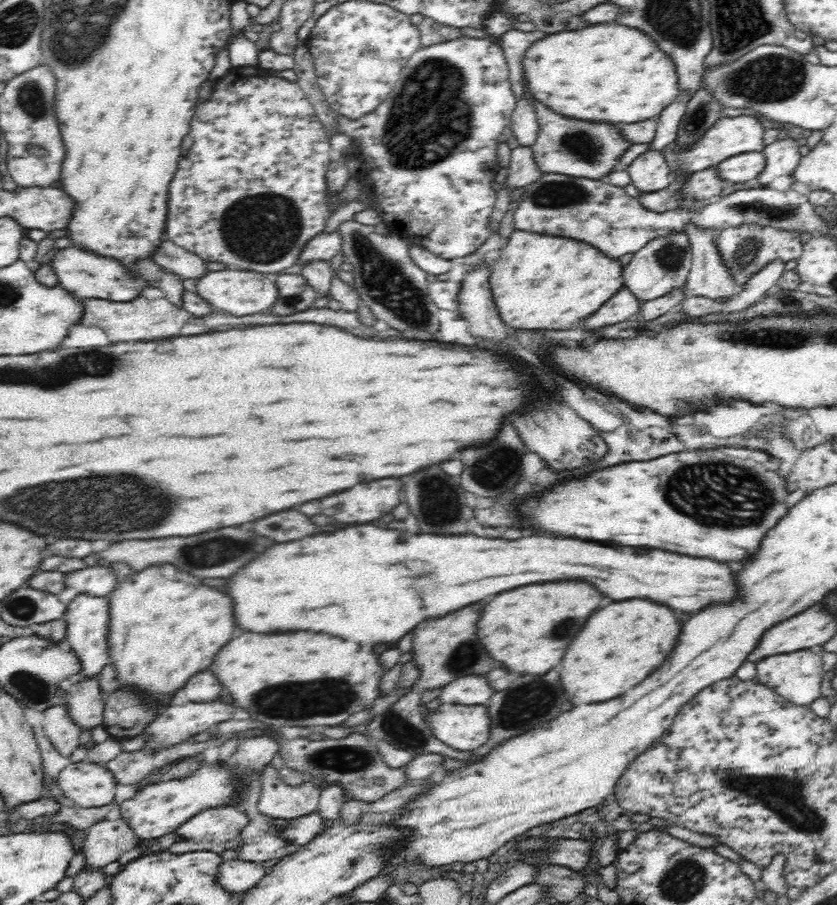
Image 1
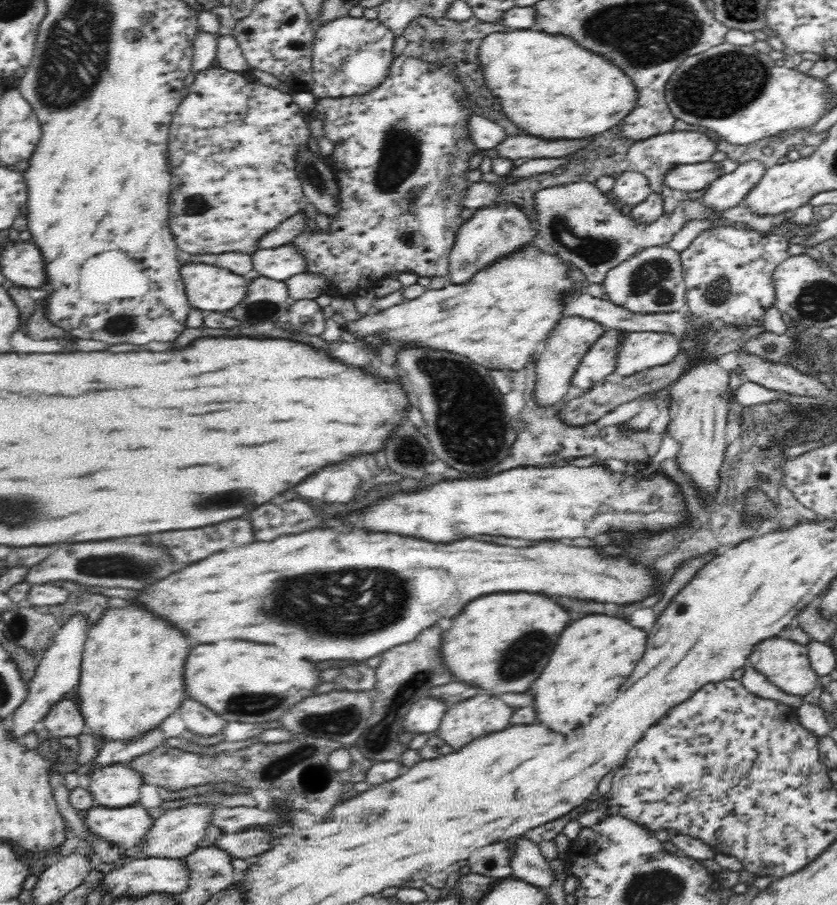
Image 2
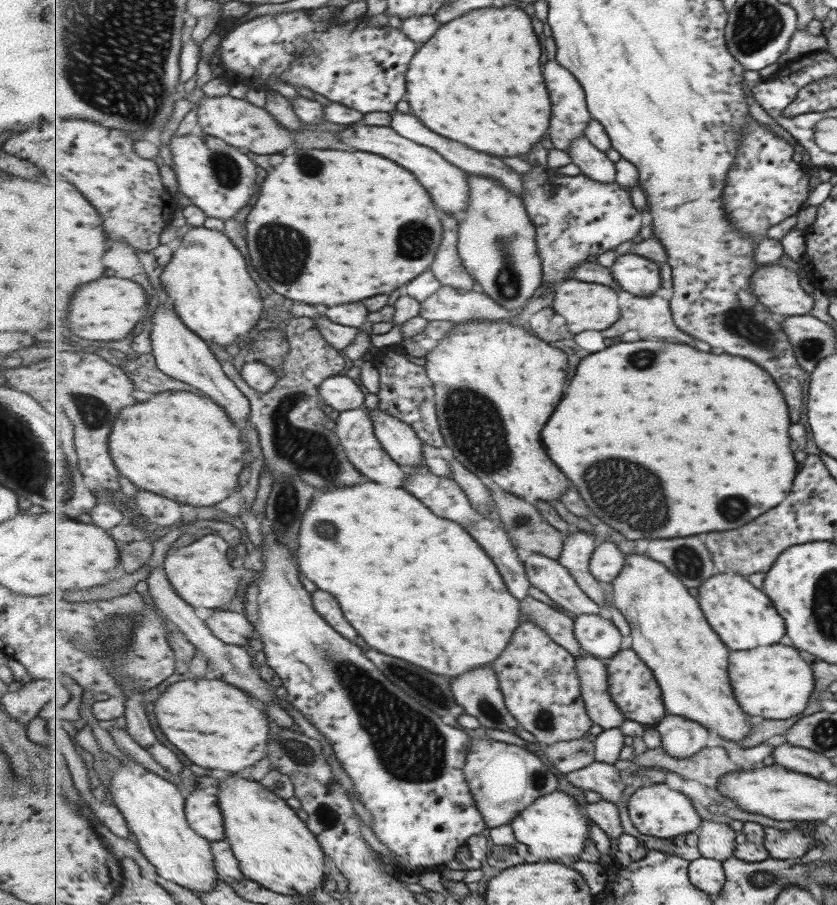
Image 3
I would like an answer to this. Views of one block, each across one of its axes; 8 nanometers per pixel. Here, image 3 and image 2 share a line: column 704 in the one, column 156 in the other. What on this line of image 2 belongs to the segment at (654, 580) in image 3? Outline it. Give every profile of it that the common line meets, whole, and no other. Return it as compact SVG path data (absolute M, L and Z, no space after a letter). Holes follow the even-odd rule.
M129 600L124 606L106 608L102 618L98 618L98 622L87 632L81 660L82 676L76 690L88 732L105 740L127 741L158 726L167 716L174 714L187 696L184 668L194 646L196 642L184 630L140 601Z

